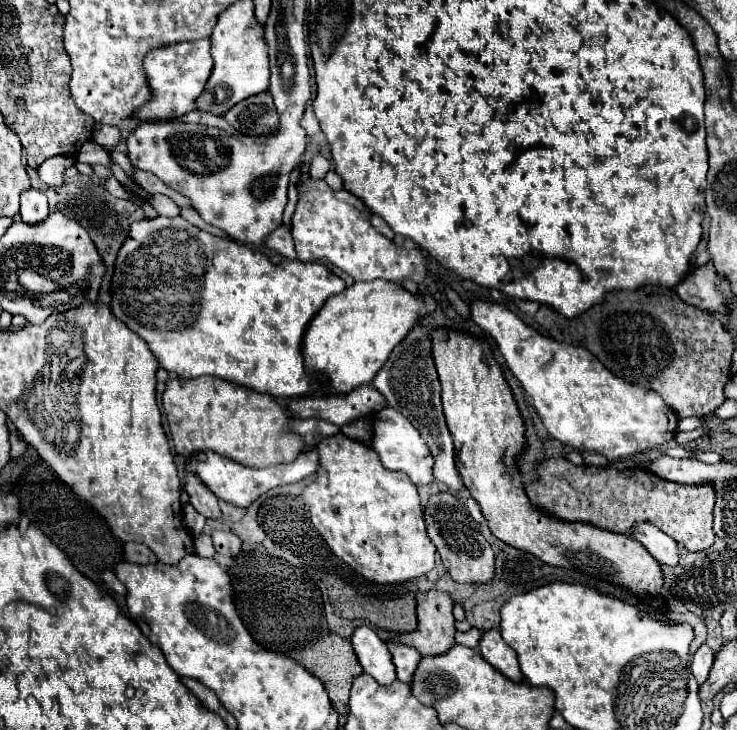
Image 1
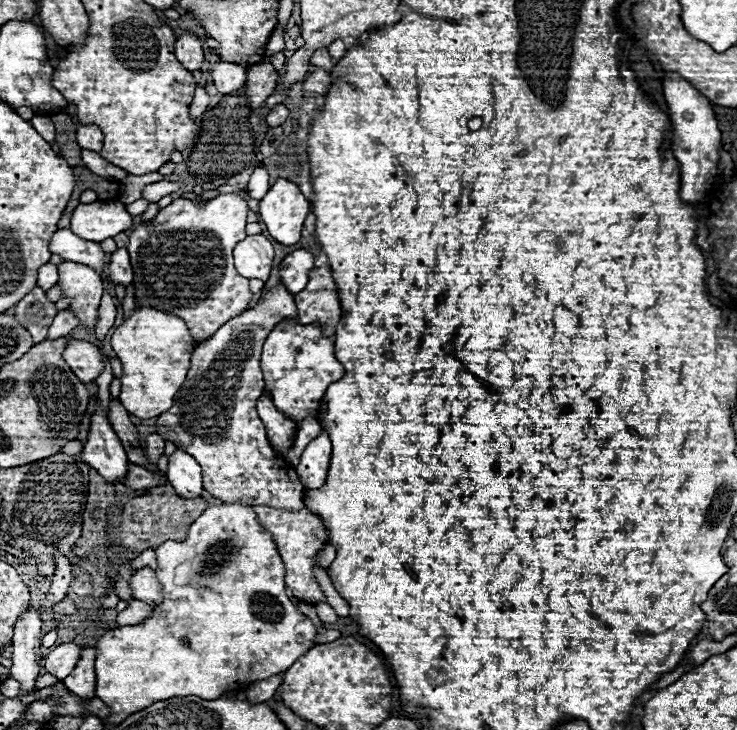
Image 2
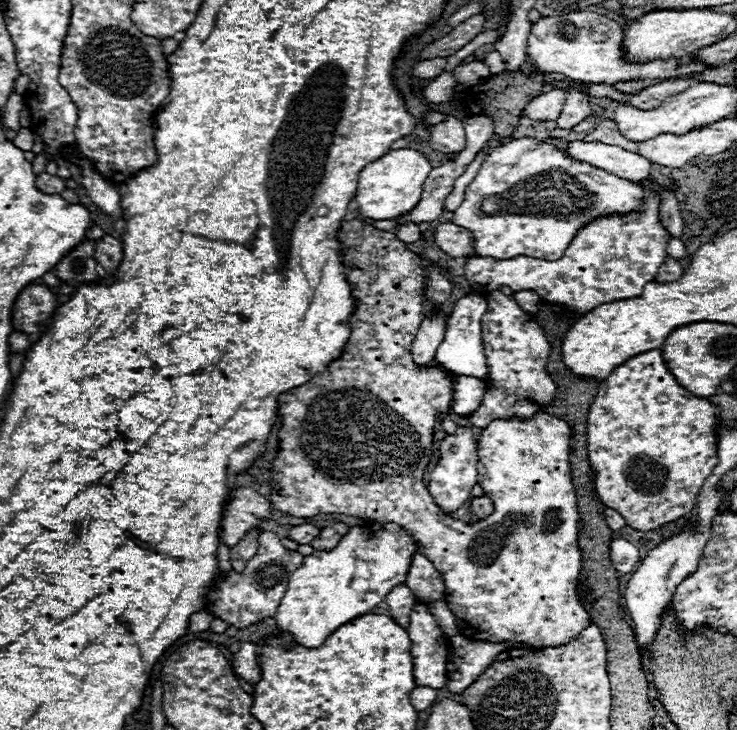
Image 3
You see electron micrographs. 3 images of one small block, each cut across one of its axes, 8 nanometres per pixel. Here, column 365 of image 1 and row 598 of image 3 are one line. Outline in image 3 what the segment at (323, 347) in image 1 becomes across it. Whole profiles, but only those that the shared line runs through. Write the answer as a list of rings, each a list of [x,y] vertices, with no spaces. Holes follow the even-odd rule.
[[[374,520],[368,524],[350,526],[348,534],[330,552],[314,550],[312,554],[304,556],[302,566],[290,576],[286,594],[276,612],[278,628],[292,632],[302,646],[320,646],[336,628],[358,618],[360,614],[368,614],[388,596],[394,586],[404,584],[416,550],[418,542],[394,522],[388,524]],[[352,556],[368,562],[372,572],[368,580],[352,578]]]

